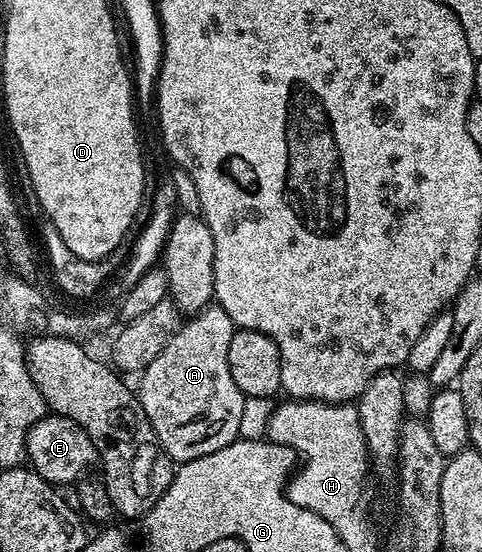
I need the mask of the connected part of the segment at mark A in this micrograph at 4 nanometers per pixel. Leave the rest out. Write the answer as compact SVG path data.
M210 304L186 322L186 326L176 327L159 356L139 378L141 406L151 420L159 444L177 464L219 452L219 448L238 441L247 405L227 360L235 329L231 316L221 306Z

